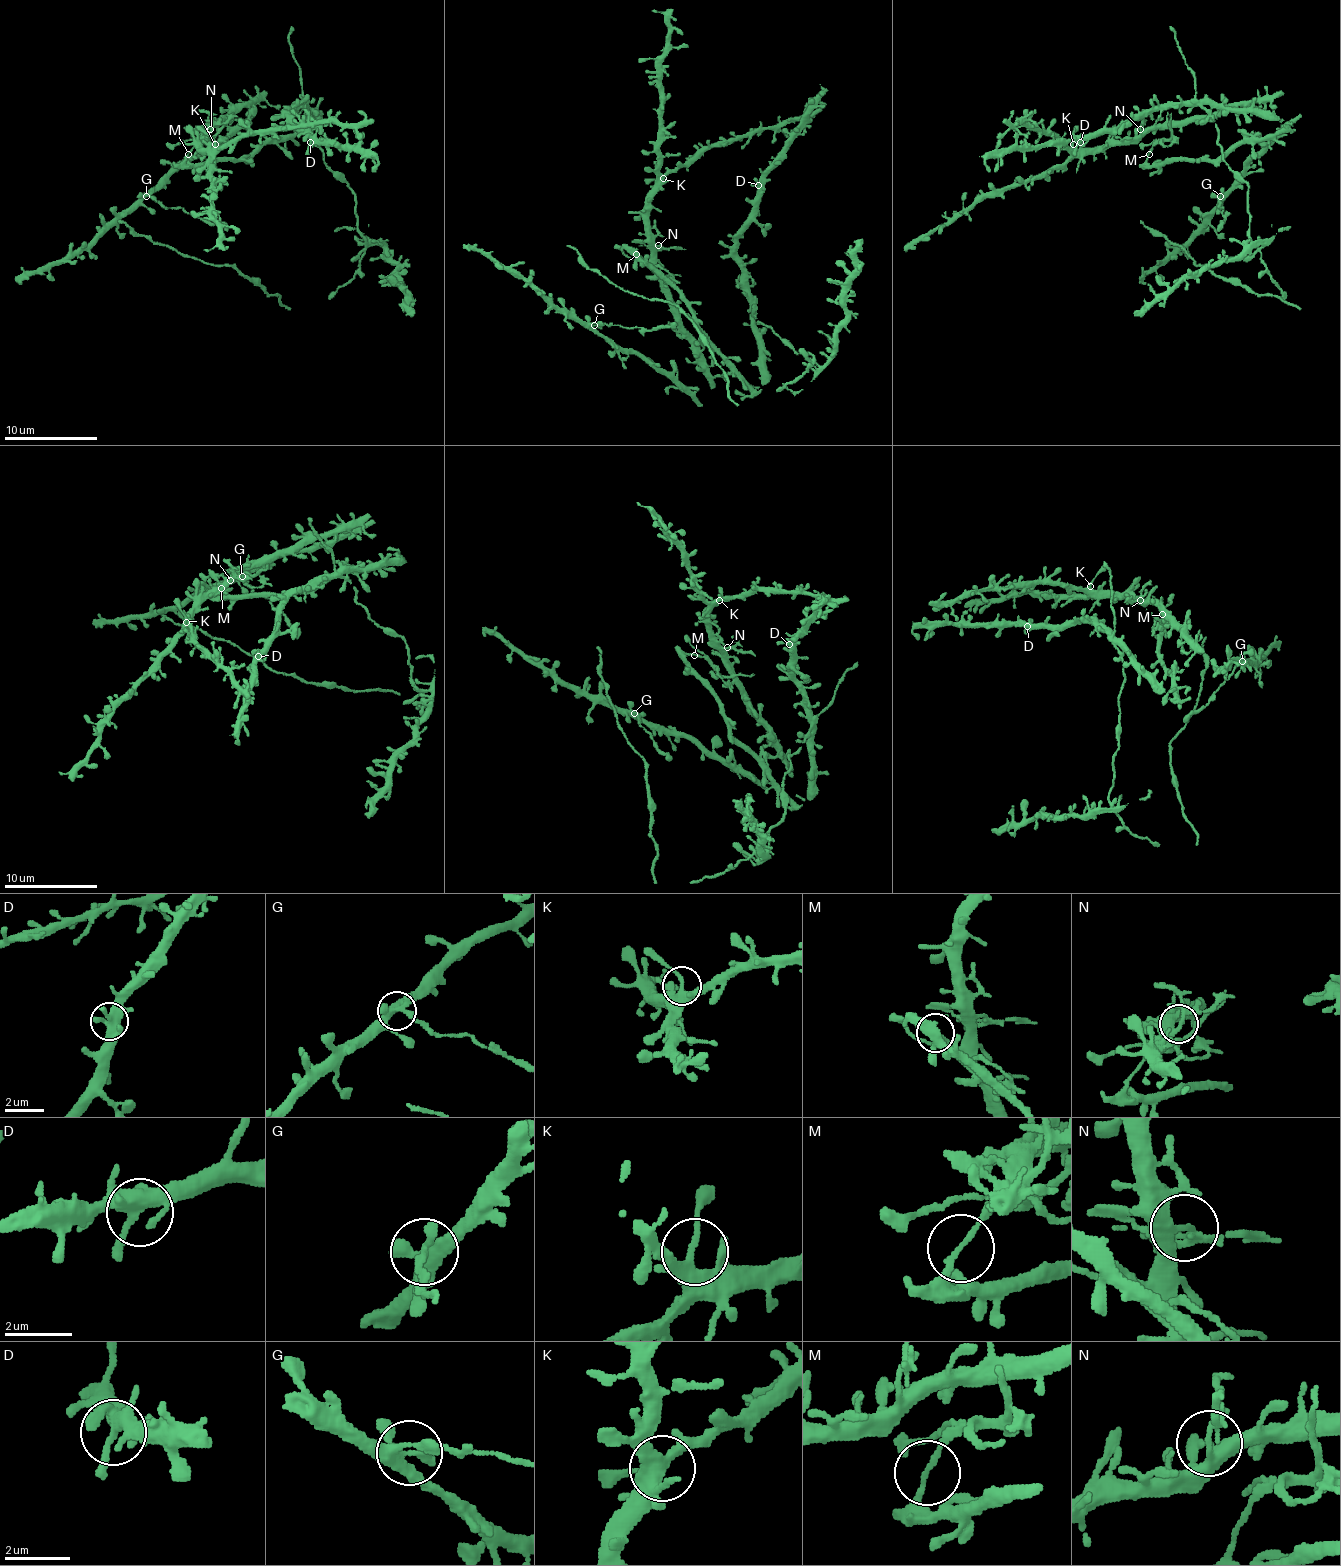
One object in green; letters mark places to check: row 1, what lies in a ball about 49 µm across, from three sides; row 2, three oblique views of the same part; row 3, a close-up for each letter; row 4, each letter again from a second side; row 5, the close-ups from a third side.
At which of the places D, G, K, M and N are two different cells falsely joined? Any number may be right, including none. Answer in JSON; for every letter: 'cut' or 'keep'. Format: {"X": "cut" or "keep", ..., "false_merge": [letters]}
{"D": "keep", "G": "cut", "K": "keep", "M": "cut", "N": "cut", "false_merge": ["G", "M", "N"]}

